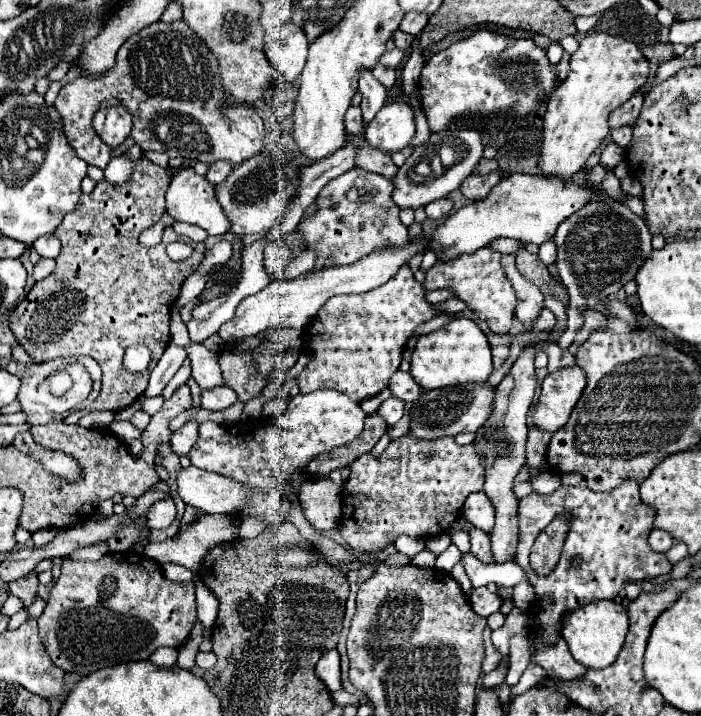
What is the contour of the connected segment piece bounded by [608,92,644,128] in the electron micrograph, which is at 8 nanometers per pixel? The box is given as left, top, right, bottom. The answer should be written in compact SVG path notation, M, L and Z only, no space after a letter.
M636 92L624 106L620 106L618 110L614 110L610 114L610 128L622 128L622 126L634 126L638 116L640 116L640 110L642 110L642 100L644 96L640 92Z

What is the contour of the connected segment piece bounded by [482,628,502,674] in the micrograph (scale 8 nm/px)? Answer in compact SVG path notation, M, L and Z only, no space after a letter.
M486 628L484 630L484 650L486 650L486 654L484 654L484 660L482 660L482 674L492 672L498 666L500 658L502 658L502 654L494 648L494 644L490 640L490 634L492 634L492 630Z

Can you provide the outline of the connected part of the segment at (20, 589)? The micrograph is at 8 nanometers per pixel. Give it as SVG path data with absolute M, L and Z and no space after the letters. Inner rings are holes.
M28 574L14 582L8 582L8 592L14 594L16 598L20 598L22 606L28 608L32 604L32 600L38 596L38 578L34 574Z

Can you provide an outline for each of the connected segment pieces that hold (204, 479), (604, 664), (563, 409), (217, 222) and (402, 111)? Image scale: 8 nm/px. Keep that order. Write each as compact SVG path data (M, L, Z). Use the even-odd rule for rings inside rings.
M194 466L182 468L176 484L178 496L206 514L234 514L248 504L246 496L250 496L242 484Z
M598 600L598 602L586 604L566 614L564 626L562 626L562 638L566 640L574 660L594 670L602 670L602 668L608 668L608 664L614 664L626 640L626 632L628 632L628 612L620 602L614 602L614 600Z
M576 364L550 372L540 388L538 404L532 412L532 422L548 432L562 428L586 388L586 372Z
M184 168L172 176L172 182L166 192L166 210L174 220L200 226L210 236L222 236L222 234L230 232L230 220L226 220L226 216L216 200L214 186L204 176L198 176L194 172L194 168Z
M392 102L376 114L364 136L374 148L382 152L396 152L410 144L414 132L414 110L406 102Z

